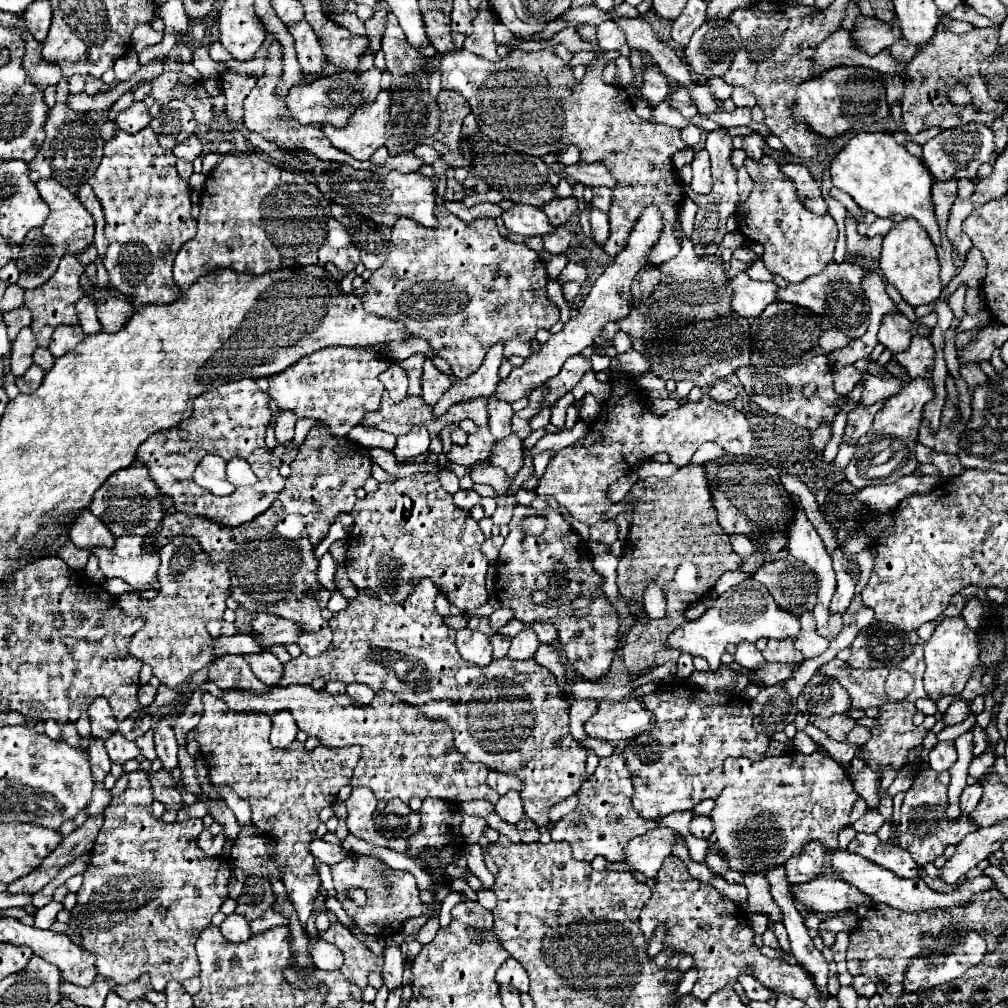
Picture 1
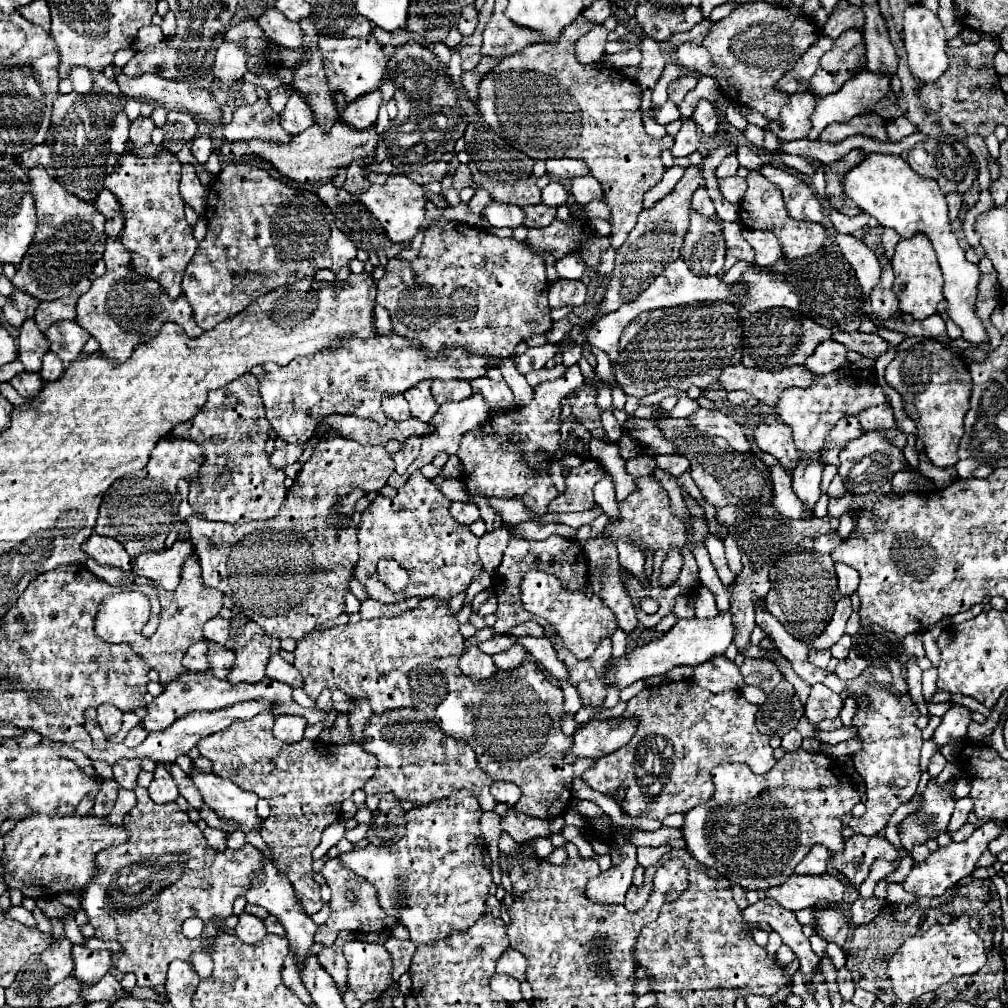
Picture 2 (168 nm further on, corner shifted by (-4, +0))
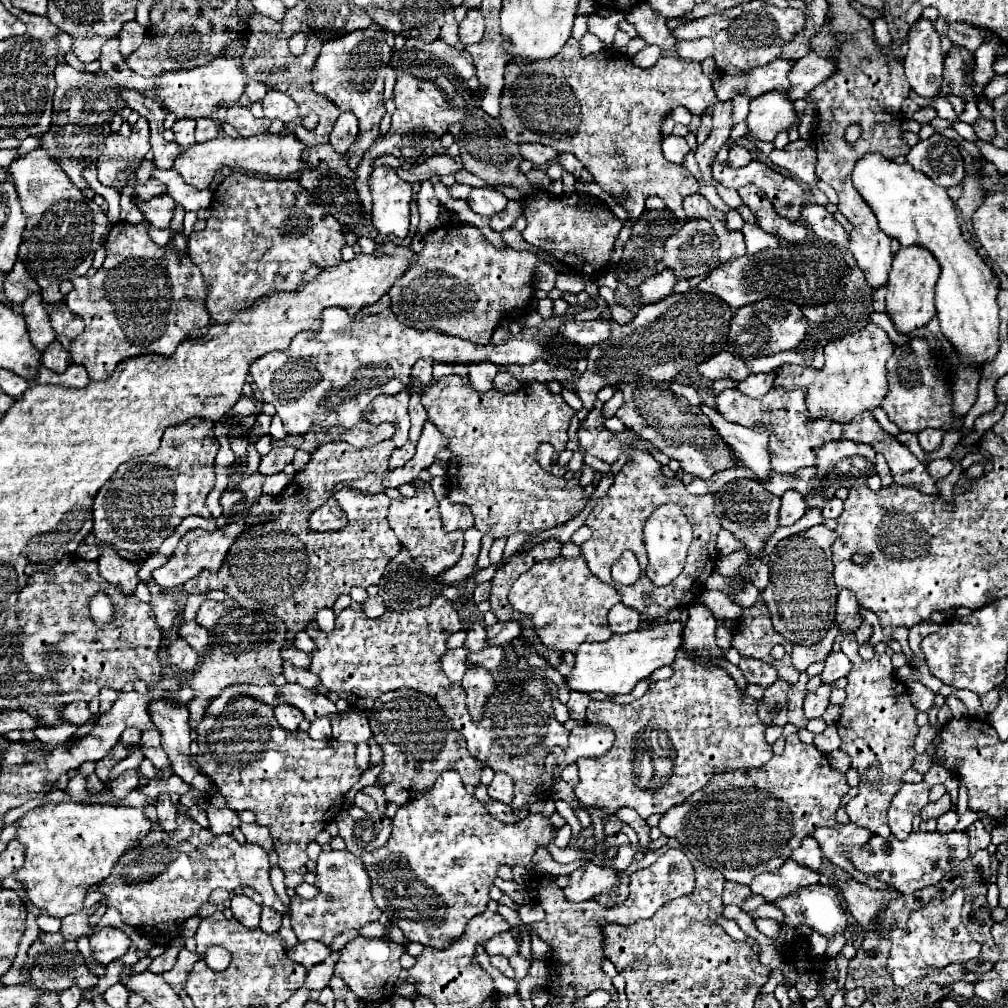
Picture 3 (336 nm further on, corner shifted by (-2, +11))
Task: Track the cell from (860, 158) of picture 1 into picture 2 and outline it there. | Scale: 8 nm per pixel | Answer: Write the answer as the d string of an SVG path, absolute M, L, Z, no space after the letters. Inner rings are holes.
M868 153L862 163L852 167L844 177L844 193L850 197L862 211L870 213L882 227L892 227L900 237L912 237L916 233L928 235L934 245L938 263L944 273L944 299L948 301L948 317L962 329L962 337L972 343L988 341L988 335L982 327L982 321L974 313L976 285L980 279L978 265L966 261L962 247L958 245L956 233L950 229L948 207L938 183L930 177L918 175L908 161L892 153Z

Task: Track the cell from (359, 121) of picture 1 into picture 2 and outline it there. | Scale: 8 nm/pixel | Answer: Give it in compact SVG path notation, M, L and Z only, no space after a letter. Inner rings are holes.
M342 119L334 121L330 131L324 131L322 127L312 125L310 129L302 131L300 135L294 135L288 145L274 145L266 141L234 141L234 143L224 143L220 151L226 155L226 159L236 159L244 153L254 153L264 161L270 161L280 175L294 179L294 181L328 181L338 175L340 169L350 167L356 161L362 161L366 157L376 155L376 143L378 143L378 133L376 125L370 125L368 129L356 129L344 123Z

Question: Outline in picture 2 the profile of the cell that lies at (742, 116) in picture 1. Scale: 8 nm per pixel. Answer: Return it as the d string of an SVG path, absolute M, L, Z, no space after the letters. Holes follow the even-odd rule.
M748 123L746 125L746 129L744 129L744 137L752 143L752 145L756 145L756 147L762 147L762 139L764 139L764 131L758 127L758 125L752 125L752 123Z

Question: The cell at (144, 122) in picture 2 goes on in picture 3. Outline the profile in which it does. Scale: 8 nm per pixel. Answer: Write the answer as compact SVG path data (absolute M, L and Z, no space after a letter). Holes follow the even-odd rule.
M138 118L138 122L130 126L128 138L120 138L116 133L109 134L105 140L104 153L96 161L98 180L104 186L122 192L126 182L118 178L118 172L124 172L128 178L134 174L150 150L148 136L150 132L146 118Z

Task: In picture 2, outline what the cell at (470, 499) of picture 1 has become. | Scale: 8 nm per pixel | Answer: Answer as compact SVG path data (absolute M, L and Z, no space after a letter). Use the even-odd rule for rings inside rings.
M452 503L450 507L450 513L454 519L458 519L458 523L464 523L464 525L470 525L474 523L478 517L480 517L480 509L476 503Z

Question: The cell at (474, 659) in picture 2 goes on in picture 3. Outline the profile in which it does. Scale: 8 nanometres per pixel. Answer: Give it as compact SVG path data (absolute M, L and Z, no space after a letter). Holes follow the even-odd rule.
M468 668L462 680L462 688L466 690L466 706L468 706L470 718L474 722L480 722L484 714L484 704L494 690L492 674L484 672L484 668Z

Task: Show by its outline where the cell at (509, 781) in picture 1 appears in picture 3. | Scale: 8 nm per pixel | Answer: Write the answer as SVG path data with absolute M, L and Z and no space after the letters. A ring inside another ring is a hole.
M496 772L492 784L488 786L488 796L490 796L492 800L510 804L510 802L512 802L512 796L514 796L512 778L510 778L510 776L504 776L504 774L500 774L500 772Z

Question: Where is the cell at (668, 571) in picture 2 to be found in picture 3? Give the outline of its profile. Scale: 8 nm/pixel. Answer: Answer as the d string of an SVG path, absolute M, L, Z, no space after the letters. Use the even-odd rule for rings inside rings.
M664 504L652 512L652 516L644 524L644 546L648 554L648 566L646 576L656 586L670 584L684 568L686 552L692 542L692 528L686 526L686 516L682 514L682 508L676 504Z

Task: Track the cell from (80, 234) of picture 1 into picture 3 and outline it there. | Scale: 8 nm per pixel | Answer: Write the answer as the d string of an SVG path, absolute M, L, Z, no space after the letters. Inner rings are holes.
M44 148L18 156L8 172L28 218L18 256L24 260L28 272L32 272L32 278L40 284L44 302L60 302L60 282L86 274L92 266L94 252L104 244L110 232L110 222L102 208L72 184L66 172Z

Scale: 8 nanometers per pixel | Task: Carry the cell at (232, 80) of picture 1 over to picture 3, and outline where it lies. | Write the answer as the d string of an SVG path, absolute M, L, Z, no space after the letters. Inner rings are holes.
M250 80L248 86L246 86L246 94L248 94L248 98L250 98L252 102L260 102L266 92L268 92L268 86L264 86L264 84L256 82L256 80Z

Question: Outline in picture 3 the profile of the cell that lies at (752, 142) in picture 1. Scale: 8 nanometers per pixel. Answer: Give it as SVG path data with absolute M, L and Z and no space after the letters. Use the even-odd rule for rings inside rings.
M734 144L734 146L730 148L730 154L728 154L728 166L730 166L730 168L746 166L746 164L750 164L750 160L752 160L752 154L750 154L744 146Z

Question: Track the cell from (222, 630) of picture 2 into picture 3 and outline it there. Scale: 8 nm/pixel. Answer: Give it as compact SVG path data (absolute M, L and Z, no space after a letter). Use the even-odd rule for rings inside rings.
M204 600L204 604L200 606L198 614L196 614L196 622L208 630L212 630L216 626L216 622L222 618L224 614L224 606L222 602L214 602L214 600Z

